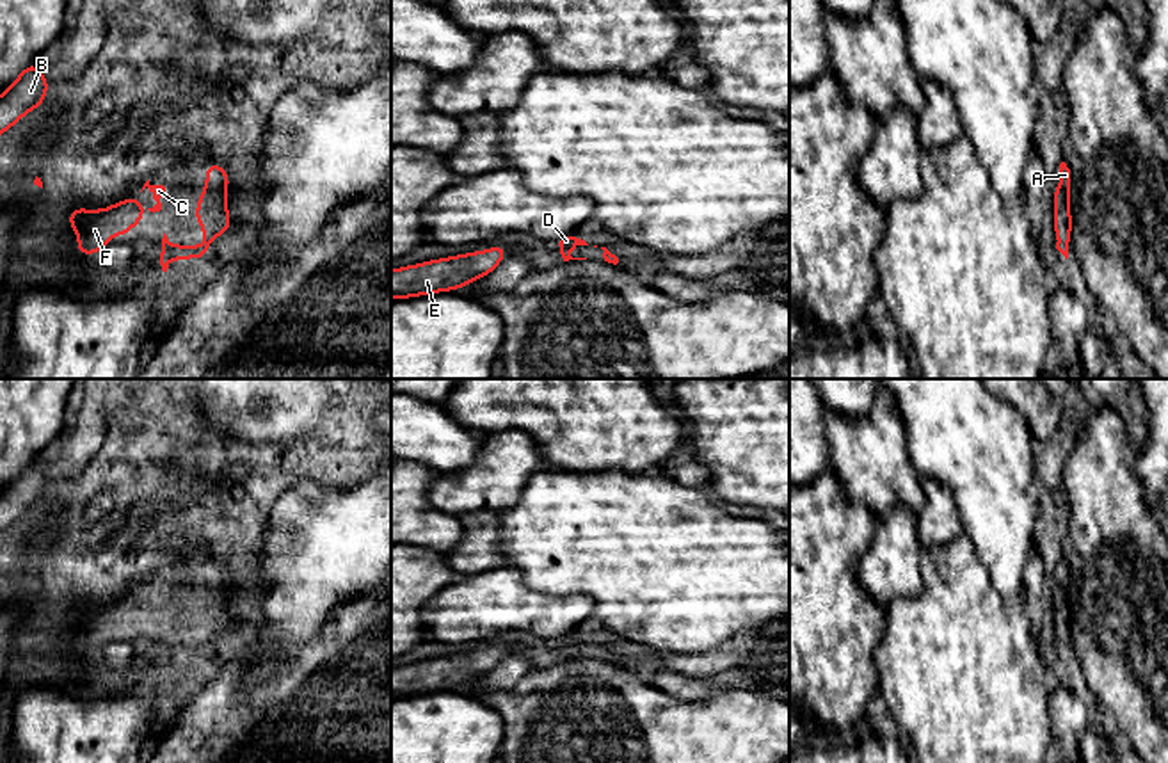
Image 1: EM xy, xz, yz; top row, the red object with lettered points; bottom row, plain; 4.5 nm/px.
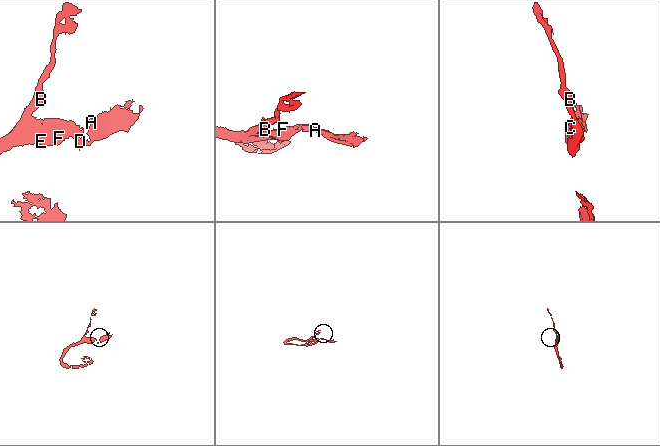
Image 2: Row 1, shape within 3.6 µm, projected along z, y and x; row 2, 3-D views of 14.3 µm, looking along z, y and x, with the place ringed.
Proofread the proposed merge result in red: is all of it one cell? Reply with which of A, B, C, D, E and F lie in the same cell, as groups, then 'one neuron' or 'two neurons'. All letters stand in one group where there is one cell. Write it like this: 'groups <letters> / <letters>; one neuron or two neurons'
groups A B C D E F; one neuron

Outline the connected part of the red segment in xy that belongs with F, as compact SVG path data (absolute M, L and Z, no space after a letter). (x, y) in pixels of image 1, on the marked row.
M137 196L103 210L69 210L69 226L80 237L75 251L85 256L100 253L112 237L128 235L132 226L139 226L144 210Z

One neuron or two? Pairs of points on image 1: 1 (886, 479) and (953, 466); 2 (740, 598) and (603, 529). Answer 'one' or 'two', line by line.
1: two
2: one

